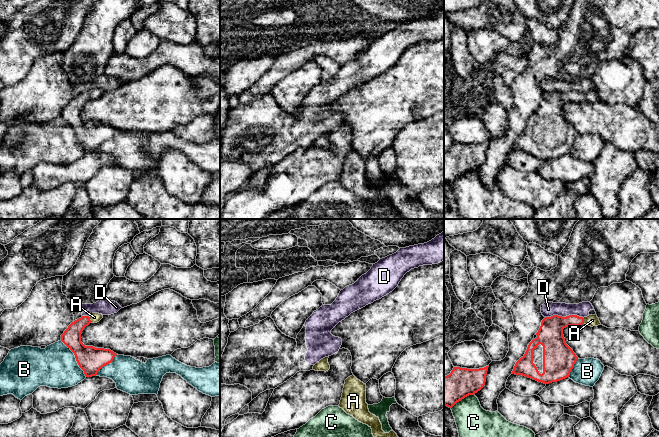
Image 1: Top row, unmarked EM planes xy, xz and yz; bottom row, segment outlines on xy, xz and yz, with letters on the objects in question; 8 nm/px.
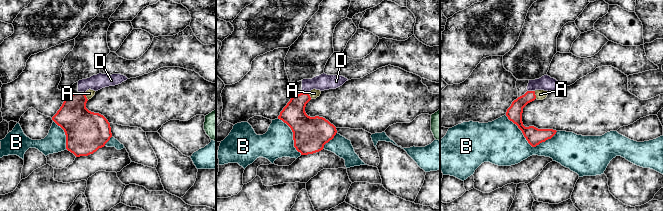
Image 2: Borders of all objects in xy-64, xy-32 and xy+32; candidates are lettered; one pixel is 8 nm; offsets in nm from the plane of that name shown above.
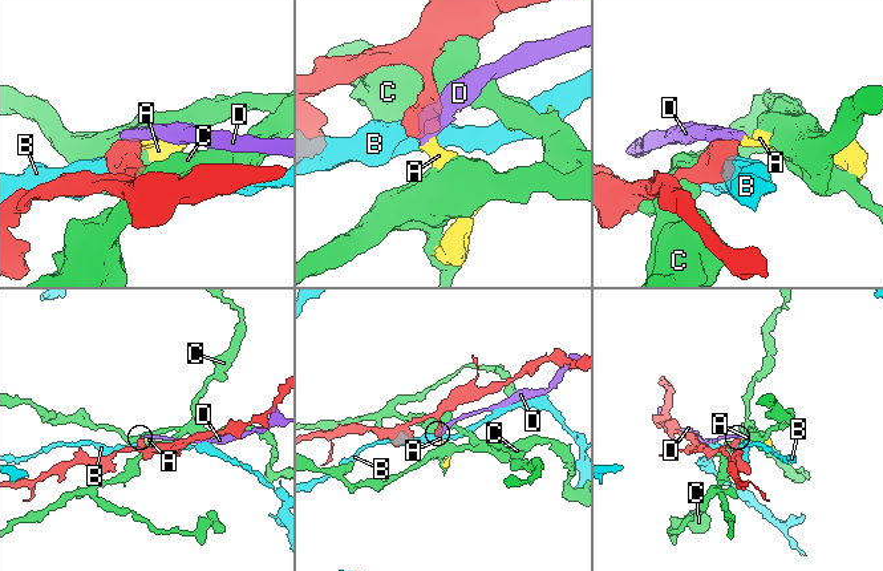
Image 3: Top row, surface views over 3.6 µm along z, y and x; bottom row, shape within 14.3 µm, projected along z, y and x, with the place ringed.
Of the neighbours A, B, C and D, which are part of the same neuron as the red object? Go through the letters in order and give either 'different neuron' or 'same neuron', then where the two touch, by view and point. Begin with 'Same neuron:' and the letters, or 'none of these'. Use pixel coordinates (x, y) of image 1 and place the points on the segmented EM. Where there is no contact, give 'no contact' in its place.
Same neuron: A
A: same neuron; contact xy (89, 319)
B: different neuron; contact xy (75, 357)
C: different neuron; contact yz (462, 398)
D: different neuron; contact yz (564, 317)

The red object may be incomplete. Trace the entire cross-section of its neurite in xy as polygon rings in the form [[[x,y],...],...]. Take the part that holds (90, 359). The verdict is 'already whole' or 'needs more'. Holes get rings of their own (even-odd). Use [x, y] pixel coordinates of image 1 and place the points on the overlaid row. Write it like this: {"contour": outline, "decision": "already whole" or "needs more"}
{"contour": [[[92,313],[89,316],[72,322],[61,335],[61,341],[74,353],[79,367],[86,377],[96,376],[98,371],[111,363],[117,355],[110,349],[85,346],[81,342],[81,334],[90,323],[97,323],[103,318],[102,314]]], "decision": "needs more"}

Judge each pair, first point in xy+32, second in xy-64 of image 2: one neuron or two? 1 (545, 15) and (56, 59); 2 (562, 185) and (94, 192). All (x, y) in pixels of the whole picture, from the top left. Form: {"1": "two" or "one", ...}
{"1": "two", "2": "one"}

